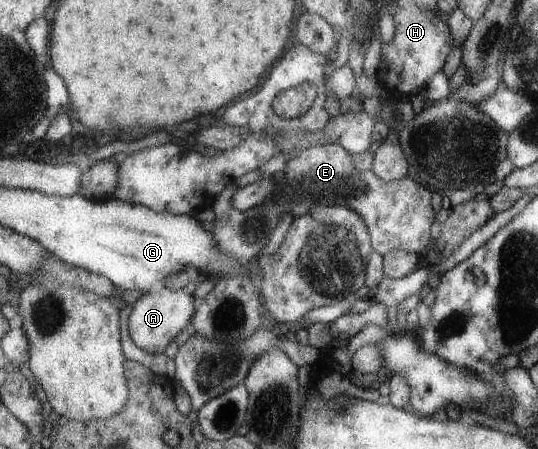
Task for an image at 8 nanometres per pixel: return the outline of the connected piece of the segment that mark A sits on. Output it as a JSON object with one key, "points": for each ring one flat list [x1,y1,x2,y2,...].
{"points":[[164,286,158,292,142,294,132,306,127,324,134,344,150,354,164,354,168,346,175,342,178,334,187,327,191,327,190,322,192,322,198,303,190,292,186,292,186,288,174,290]]}

